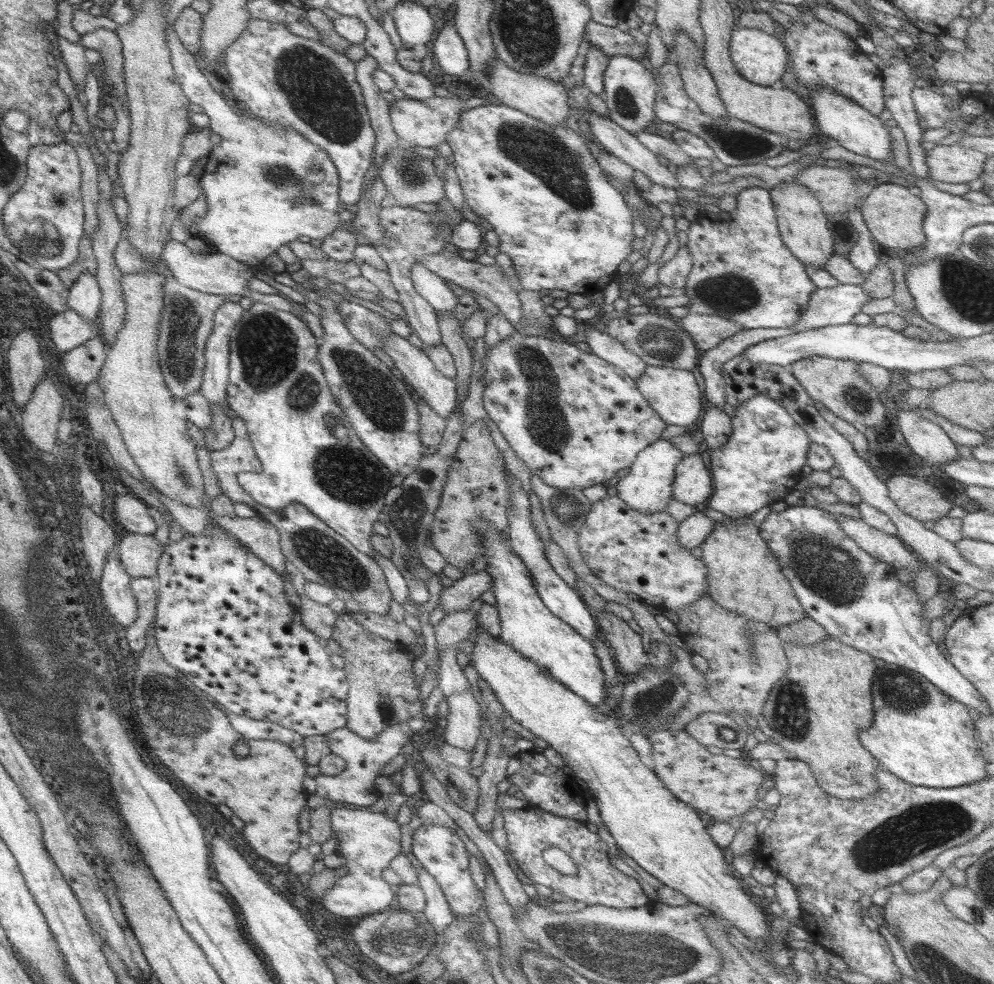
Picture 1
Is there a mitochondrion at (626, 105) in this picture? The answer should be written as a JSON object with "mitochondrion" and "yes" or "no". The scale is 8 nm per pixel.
{"mitochondrion":"yes"}

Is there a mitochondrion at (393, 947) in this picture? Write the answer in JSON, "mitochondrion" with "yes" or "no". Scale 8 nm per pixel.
{"mitochondrion":"yes"}

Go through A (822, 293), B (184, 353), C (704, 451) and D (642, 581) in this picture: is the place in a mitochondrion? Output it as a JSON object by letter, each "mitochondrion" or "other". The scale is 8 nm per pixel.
{"A":"other","B":"mitochondrion","C":"other","D":"other"}

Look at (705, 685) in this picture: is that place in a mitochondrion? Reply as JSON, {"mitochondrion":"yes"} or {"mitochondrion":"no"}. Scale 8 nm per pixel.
{"mitochondrion":"no"}

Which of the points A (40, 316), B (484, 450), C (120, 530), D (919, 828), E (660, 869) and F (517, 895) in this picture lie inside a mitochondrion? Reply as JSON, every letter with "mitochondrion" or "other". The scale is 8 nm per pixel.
{"A":"other","B":"other","C":"other","D":"mitochondrion","E":"other","F":"other"}

